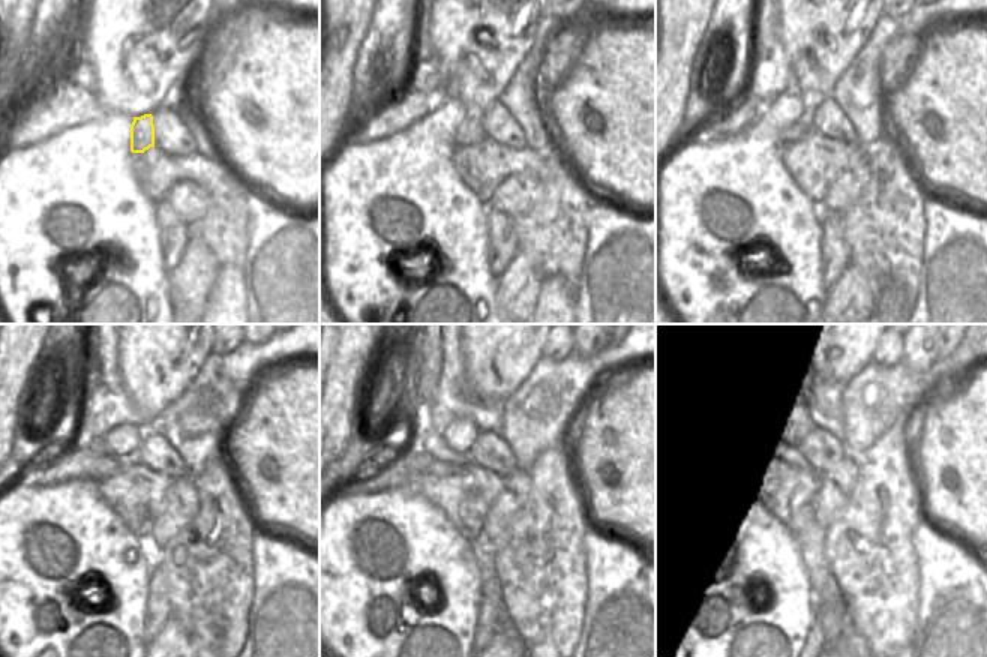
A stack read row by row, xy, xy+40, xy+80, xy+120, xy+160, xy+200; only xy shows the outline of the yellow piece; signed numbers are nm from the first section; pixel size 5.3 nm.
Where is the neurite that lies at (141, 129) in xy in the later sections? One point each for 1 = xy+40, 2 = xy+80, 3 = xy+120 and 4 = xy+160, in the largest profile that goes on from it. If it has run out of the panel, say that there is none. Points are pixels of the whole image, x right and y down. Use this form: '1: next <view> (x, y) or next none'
1: next xy+40 (470, 132)
2: next xy+80 (792, 134)
3: next xy+120 (72, 464)
4: next xy+160 (405, 465)

